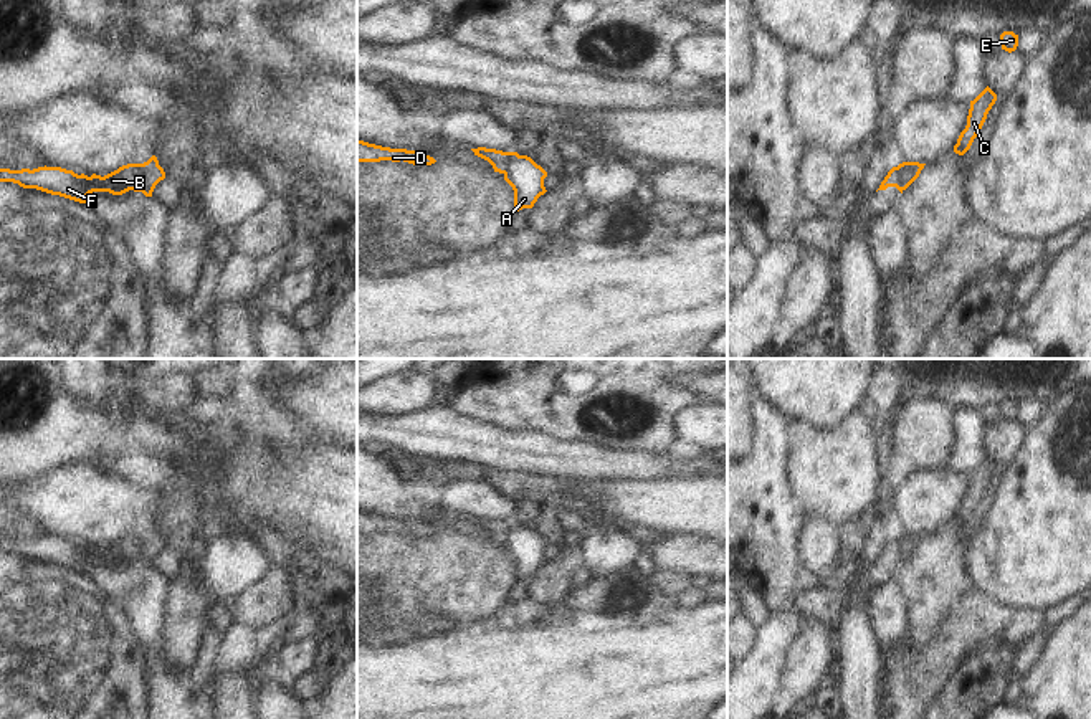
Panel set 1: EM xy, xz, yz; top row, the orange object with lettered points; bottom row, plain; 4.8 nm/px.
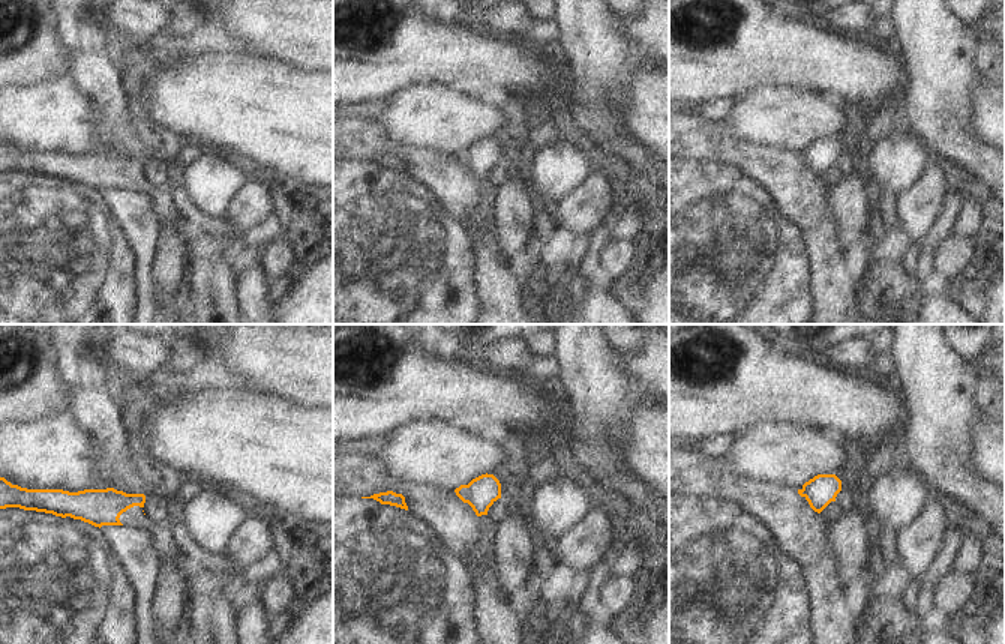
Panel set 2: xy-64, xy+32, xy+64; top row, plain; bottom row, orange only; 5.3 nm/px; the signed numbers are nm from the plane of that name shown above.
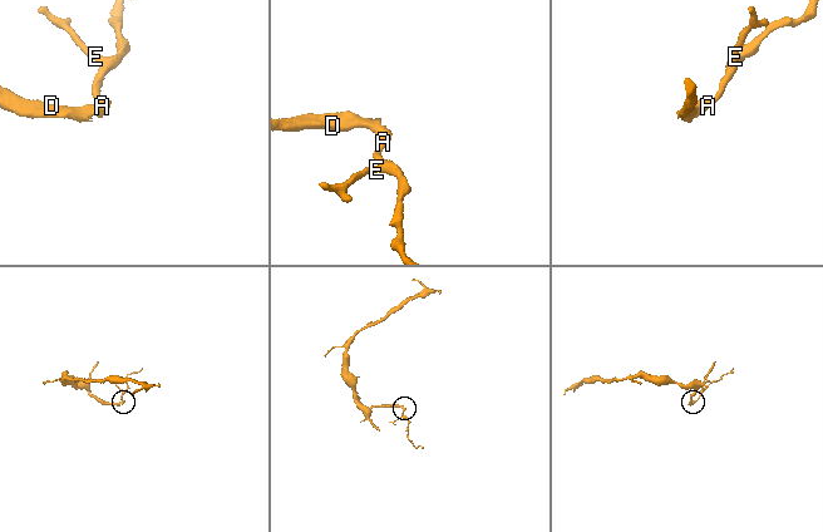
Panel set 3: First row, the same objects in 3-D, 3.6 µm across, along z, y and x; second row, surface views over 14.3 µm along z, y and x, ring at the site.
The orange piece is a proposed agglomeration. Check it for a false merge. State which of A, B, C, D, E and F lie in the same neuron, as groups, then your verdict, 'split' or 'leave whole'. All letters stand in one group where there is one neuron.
A C E / B D F; split

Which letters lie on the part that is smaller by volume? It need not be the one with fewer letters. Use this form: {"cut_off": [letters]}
{"cut_off": ["A", "C", "E"]}

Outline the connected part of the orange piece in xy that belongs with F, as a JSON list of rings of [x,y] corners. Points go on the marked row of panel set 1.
[[[137,164],[122,165],[104,177],[96,174],[91,177],[78,175],[73,170],[46,165],[33,170],[0,169],[0,182],[13,182],[23,188],[36,188],[79,203],[86,203],[88,195],[93,192],[109,192],[112,195],[122,195],[129,190],[141,192]]]

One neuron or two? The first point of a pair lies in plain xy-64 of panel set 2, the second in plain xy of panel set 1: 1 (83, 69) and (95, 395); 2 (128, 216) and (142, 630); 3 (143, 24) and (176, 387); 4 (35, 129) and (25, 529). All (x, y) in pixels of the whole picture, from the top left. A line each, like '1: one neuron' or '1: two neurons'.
1: one neuron
2: one neuron
3: one neuron
4: two neurons

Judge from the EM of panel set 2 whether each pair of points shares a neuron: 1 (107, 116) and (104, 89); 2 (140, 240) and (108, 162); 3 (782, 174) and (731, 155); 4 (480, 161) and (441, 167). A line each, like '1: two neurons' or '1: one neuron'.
1: one neuron
2: two neurons
3: one neuron
4: two neurons

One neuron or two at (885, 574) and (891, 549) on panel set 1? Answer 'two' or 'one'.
one

